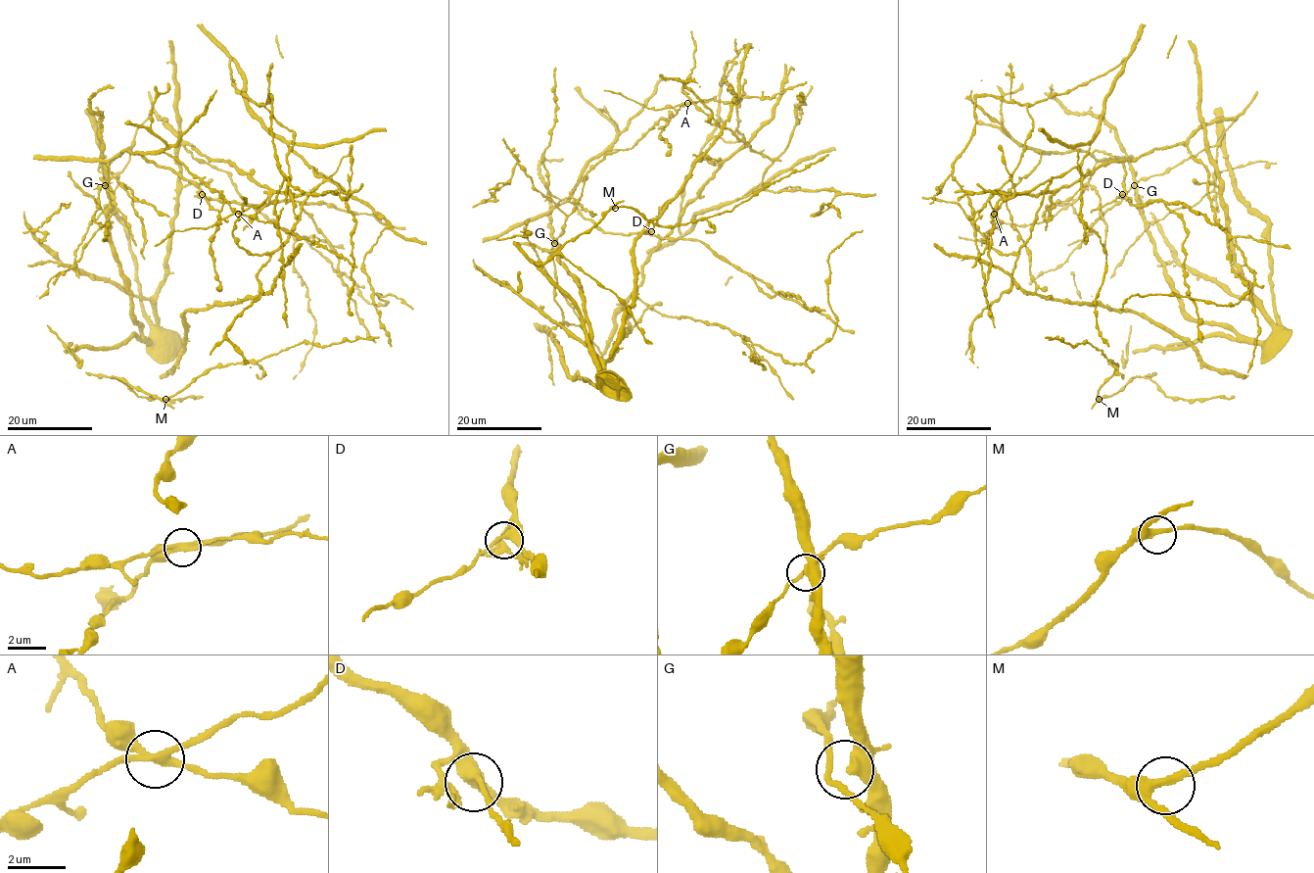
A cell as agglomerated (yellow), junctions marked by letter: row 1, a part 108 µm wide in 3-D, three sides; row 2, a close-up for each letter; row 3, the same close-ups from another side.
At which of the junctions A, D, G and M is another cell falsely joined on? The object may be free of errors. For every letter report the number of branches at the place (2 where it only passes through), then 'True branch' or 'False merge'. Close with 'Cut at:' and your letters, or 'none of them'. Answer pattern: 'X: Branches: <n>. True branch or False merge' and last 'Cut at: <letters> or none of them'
A: Branches: 4. False merge
D: Branches: 4. True branch
G: Branches: 4. True branch
M: Branches: 3. True branch
Cut at: A

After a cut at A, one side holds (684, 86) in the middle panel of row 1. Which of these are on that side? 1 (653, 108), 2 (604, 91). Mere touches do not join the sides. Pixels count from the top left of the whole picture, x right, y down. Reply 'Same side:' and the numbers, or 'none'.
Same side: none

